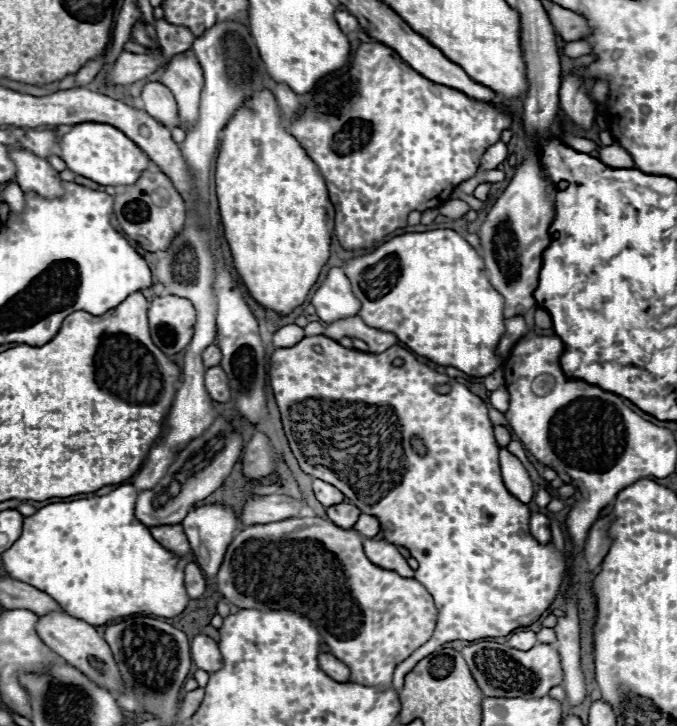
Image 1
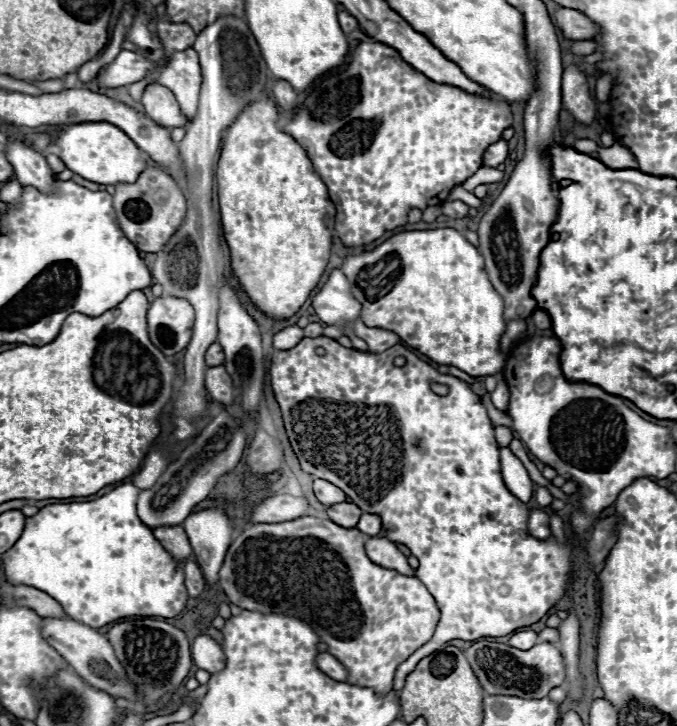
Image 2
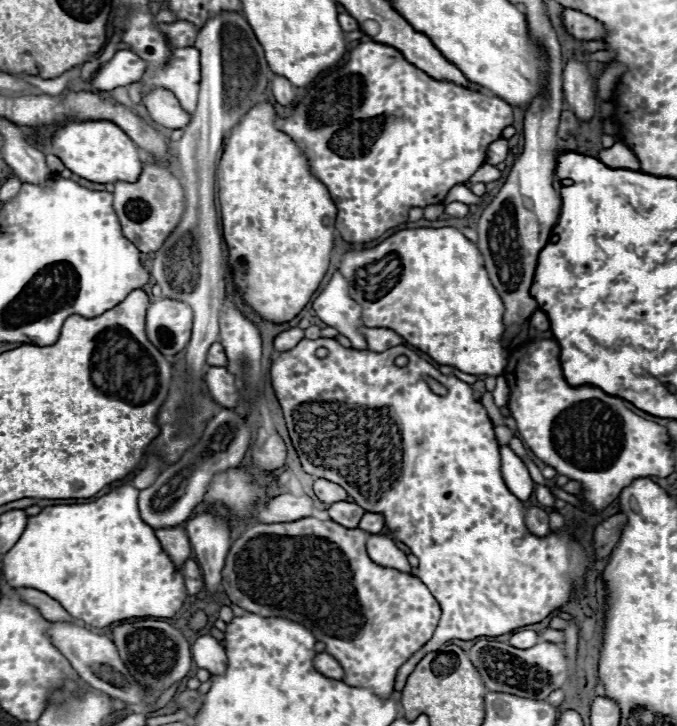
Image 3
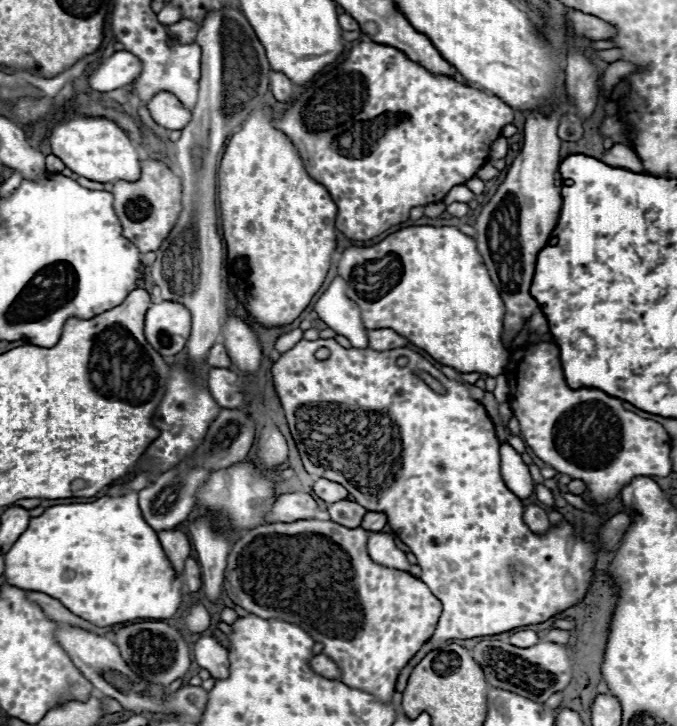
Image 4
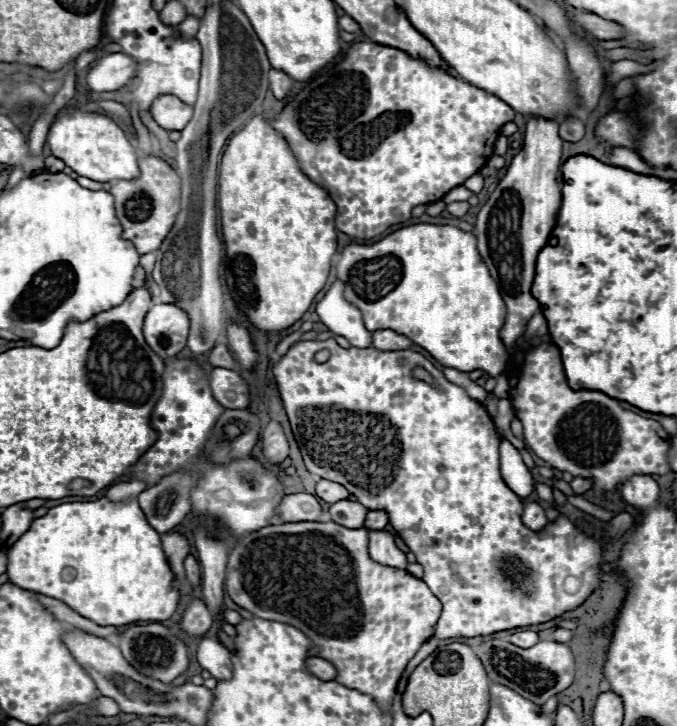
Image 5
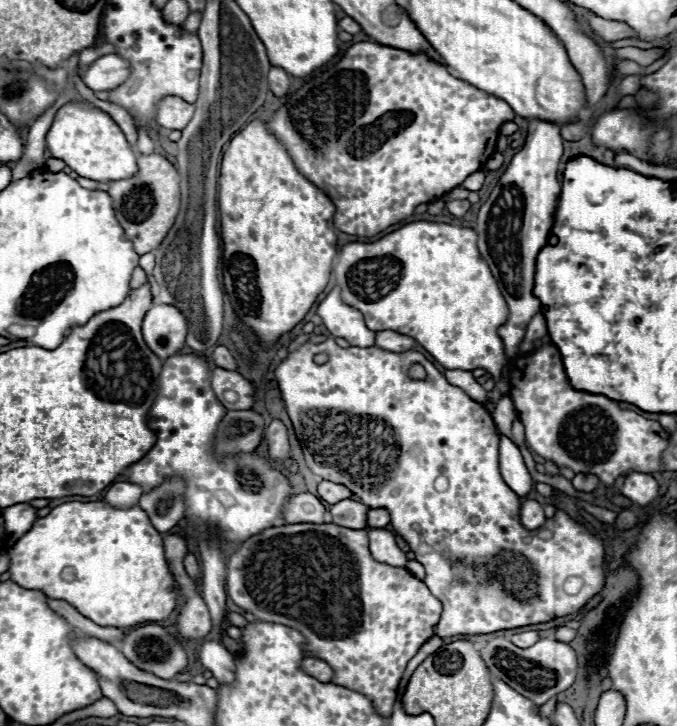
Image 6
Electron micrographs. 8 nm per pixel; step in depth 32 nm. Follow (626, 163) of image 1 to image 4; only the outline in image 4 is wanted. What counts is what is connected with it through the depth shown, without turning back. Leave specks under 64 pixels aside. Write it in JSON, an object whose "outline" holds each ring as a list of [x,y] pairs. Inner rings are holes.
{"outline":[[[614,144],[610,150],[606,150],[602,154],[602,160],[608,166],[614,166],[614,168],[626,168],[626,170],[632,170],[632,172],[644,172],[642,162],[636,156],[636,152],[630,146],[624,146],[624,144]]]}

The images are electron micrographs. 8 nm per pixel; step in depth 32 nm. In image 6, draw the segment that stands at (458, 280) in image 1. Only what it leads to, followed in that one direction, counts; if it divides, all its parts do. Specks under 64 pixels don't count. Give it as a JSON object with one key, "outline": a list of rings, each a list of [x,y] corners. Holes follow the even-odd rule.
{"outline":[[[412,222],[406,224],[390,234],[386,234],[384,238],[372,242],[372,244],[360,244],[360,242],[350,242],[340,250],[338,256],[338,264],[334,266],[336,272],[336,282],[342,288],[342,300],[346,304],[350,304],[352,308],[360,310],[364,314],[364,322],[370,330],[378,332],[378,330],[396,330],[400,334],[408,334],[410,338],[414,338],[420,346],[424,346],[446,370],[476,370],[476,368],[484,368],[492,378],[500,376],[502,368],[506,366],[506,354],[504,354],[504,344],[498,336],[498,328],[506,322],[508,318],[508,306],[500,294],[500,288],[496,284],[496,280],[492,278],[492,272],[488,270],[488,264],[482,260],[478,248],[476,248],[476,232],[470,228],[462,228],[462,226],[452,226],[452,224],[436,224],[436,222]]]}

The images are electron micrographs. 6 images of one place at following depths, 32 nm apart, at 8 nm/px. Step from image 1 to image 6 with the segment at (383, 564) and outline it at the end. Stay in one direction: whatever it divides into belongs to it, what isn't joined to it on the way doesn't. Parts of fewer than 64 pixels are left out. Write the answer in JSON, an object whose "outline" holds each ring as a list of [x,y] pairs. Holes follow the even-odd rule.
{"outline":[[[366,528],[370,536],[370,554],[374,560],[388,564],[388,566],[406,566],[406,554],[396,546],[394,534],[386,528]]]}

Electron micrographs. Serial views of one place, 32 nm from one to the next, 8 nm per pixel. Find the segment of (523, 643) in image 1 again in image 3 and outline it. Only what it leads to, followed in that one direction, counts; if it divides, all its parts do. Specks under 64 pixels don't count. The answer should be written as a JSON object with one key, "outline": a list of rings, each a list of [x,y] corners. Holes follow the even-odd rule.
{"outline":[[[534,630],[516,632],[516,634],[512,634],[512,638],[510,638],[510,646],[522,648],[522,650],[526,650],[528,646],[534,646],[536,642],[538,642],[538,634],[536,634]]]}

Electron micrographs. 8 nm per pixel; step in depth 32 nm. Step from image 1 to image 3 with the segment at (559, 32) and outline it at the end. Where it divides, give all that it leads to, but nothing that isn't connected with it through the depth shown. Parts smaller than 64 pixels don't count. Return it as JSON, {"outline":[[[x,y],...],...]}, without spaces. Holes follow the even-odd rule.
{"outline":[[[564,8],[560,12],[560,22],[562,22],[566,34],[570,34],[572,38],[578,38],[578,40],[600,40],[606,36],[606,30],[598,20],[586,16],[578,10],[572,10],[572,8]]]}

